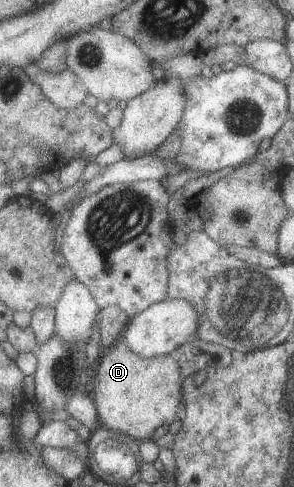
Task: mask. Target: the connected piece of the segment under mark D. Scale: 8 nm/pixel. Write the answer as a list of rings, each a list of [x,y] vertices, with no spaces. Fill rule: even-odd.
[[[121,341],[117,347],[99,360],[92,374],[92,381],[92,393],[97,402],[102,426],[110,430],[127,434],[143,443],[145,440],[153,440],[154,433],[162,425],[170,425],[179,419],[180,403],[184,403],[184,378],[175,354],[144,358],[137,355],[125,342]]]

